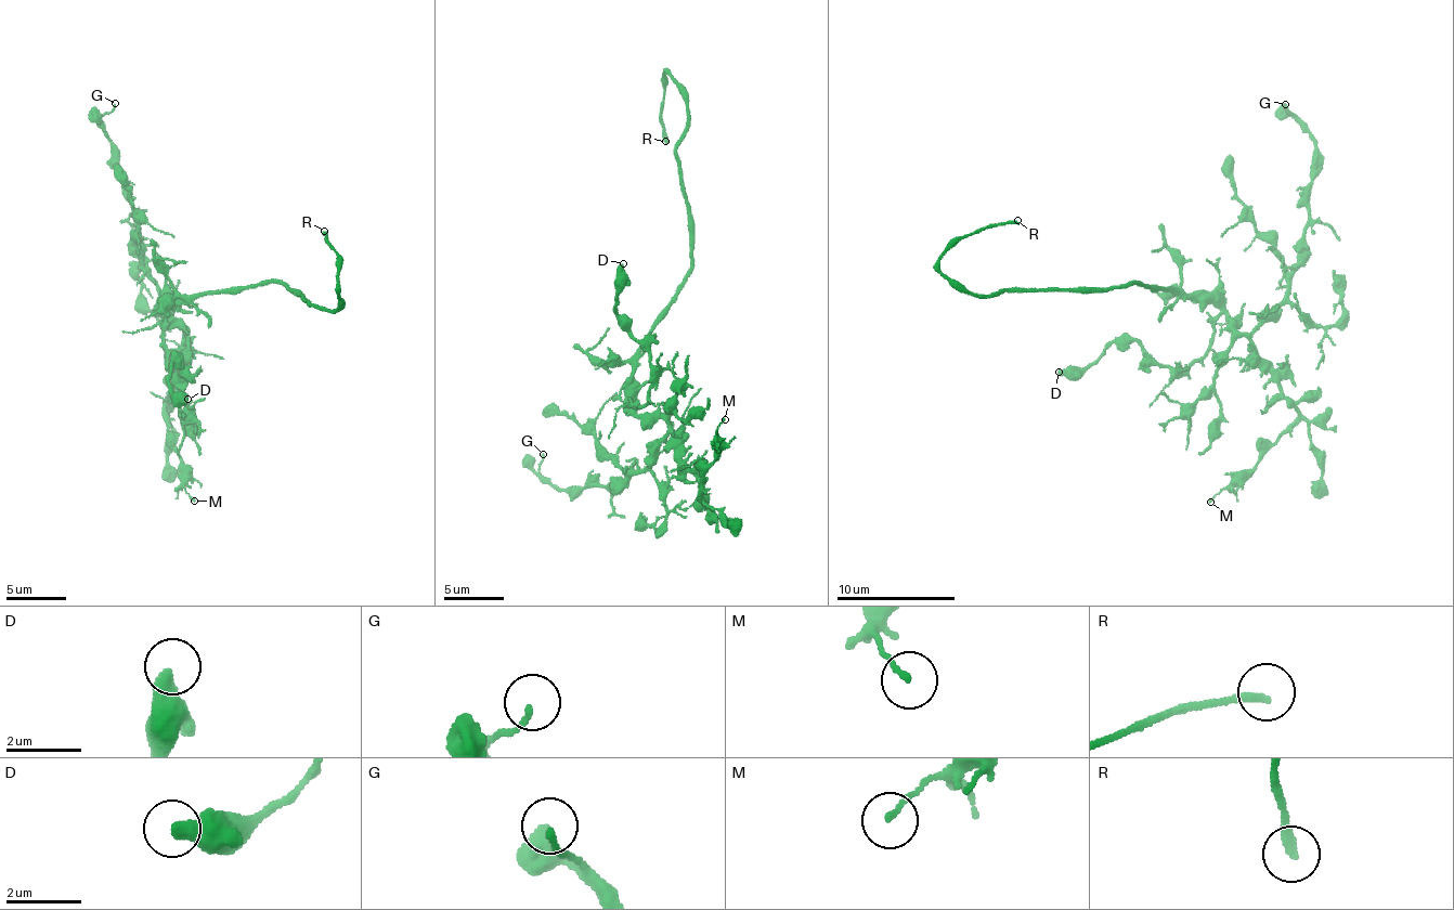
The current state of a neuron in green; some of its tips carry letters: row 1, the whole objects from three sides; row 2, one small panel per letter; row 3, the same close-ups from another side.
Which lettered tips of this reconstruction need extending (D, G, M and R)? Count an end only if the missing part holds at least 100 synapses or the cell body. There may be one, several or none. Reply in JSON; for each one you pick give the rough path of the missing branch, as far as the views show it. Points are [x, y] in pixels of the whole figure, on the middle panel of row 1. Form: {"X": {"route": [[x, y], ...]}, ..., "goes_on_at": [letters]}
{"R": {"route": [[665, 141], [672, 191], [729, 246], [732, 273], [756, 295], [773, 335], [806, 338], [800, 375], [806, 416]]}, "goes_on_at": ["R"]}

